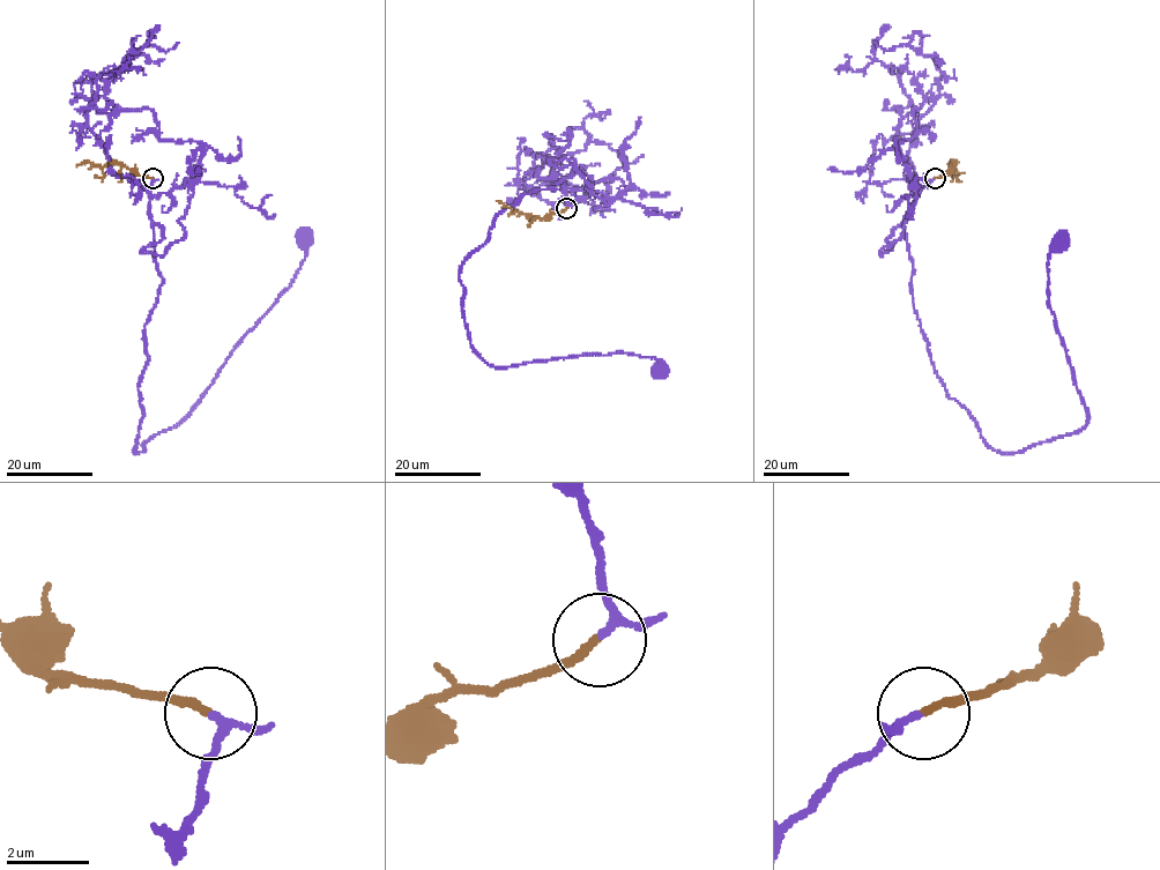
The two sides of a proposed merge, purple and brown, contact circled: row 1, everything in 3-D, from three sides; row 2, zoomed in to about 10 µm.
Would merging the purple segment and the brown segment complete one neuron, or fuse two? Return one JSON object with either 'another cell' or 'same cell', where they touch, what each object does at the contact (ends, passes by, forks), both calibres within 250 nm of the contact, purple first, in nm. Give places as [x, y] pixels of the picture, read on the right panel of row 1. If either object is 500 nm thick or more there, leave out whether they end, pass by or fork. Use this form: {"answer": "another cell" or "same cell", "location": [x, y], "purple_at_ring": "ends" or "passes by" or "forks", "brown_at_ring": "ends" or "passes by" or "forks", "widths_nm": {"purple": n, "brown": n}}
{"answer": "same cell", "location": [935, 178], "purple_at_ring": "passes by", "brown_at_ring": "ends", "widths_nm": {"purple": 140, "brown": 180}}

